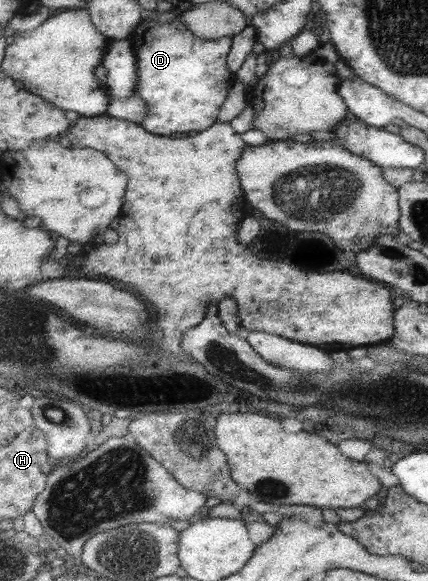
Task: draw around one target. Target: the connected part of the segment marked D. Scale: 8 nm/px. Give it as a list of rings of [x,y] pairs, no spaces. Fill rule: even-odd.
[[[177,18],[168,23],[155,19],[143,19],[135,30],[132,41],[139,58],[139,86],[136,95],[148,102],[149,115],[142,126],[152,134],[172,137],[178,132],[208,130],[219,120],[222,107],[228,99],[236,76],[230,70],[228,57],[232,50],[233,37],[216,40],[198,38]]]

